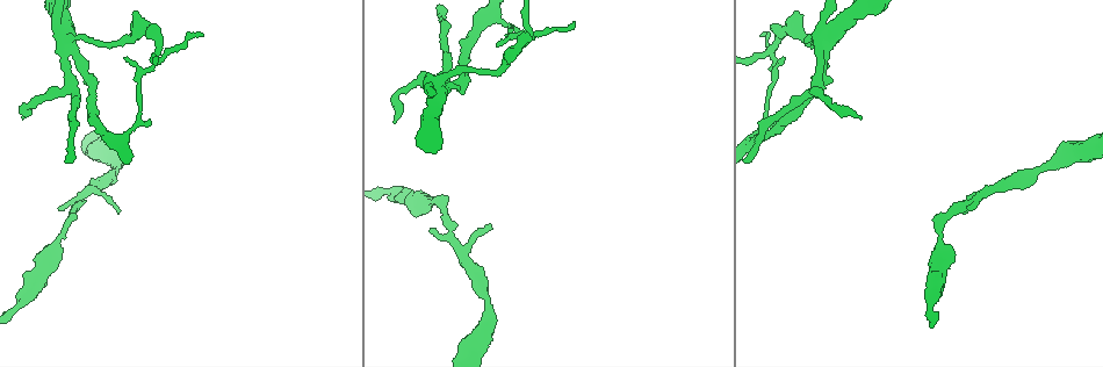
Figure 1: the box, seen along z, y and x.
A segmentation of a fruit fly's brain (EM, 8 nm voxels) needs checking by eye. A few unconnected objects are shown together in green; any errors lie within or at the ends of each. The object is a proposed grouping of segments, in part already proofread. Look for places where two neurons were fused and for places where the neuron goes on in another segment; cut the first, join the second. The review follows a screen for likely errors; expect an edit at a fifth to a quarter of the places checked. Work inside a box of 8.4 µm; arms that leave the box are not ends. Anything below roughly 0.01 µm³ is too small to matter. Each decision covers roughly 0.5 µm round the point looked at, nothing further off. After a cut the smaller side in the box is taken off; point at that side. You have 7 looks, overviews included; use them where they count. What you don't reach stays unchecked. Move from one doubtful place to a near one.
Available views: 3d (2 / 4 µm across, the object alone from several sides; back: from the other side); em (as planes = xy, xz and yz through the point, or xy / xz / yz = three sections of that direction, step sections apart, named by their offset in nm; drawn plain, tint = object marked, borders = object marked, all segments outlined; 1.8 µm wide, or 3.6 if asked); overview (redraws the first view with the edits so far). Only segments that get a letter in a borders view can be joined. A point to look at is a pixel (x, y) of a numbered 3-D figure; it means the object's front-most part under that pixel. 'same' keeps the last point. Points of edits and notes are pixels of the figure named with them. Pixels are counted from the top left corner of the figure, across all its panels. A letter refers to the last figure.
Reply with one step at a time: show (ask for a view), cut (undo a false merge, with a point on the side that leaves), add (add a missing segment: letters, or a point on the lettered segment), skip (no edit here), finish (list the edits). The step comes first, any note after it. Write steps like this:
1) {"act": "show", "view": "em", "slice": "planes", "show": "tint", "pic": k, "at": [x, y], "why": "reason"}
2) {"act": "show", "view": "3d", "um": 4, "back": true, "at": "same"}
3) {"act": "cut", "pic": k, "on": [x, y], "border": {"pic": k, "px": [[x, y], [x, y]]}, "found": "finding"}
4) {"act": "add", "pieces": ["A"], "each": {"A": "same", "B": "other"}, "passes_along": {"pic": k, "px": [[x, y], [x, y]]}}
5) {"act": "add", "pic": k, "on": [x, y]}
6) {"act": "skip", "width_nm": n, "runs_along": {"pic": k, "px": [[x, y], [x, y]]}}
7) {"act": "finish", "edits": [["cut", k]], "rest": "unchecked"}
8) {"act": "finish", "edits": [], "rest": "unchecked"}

{"act": "show", "view": "em", "slice": "planes", "show": "borders", "pic": 1, "at": [829, 44], "why": "arms run side by side"}

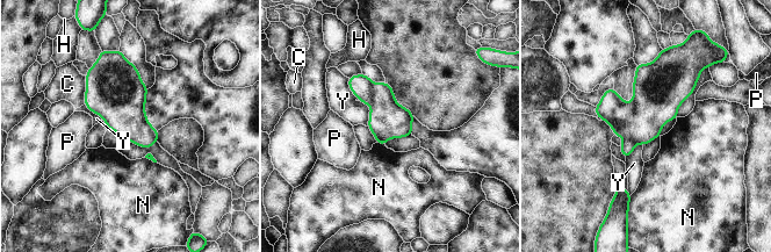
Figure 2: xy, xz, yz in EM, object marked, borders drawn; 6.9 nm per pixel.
{"act": "cut", "pic": 2, "on": [362, 87], "width_nm": 260, "longest_contact_nm": ["C", 200], "each": {"C": "other", "H": "other", "N": "other", "P": "other", "Y": "other"}, "found": "two neurons meet here"}

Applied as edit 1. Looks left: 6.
{"act": "show", "view": "overview"}

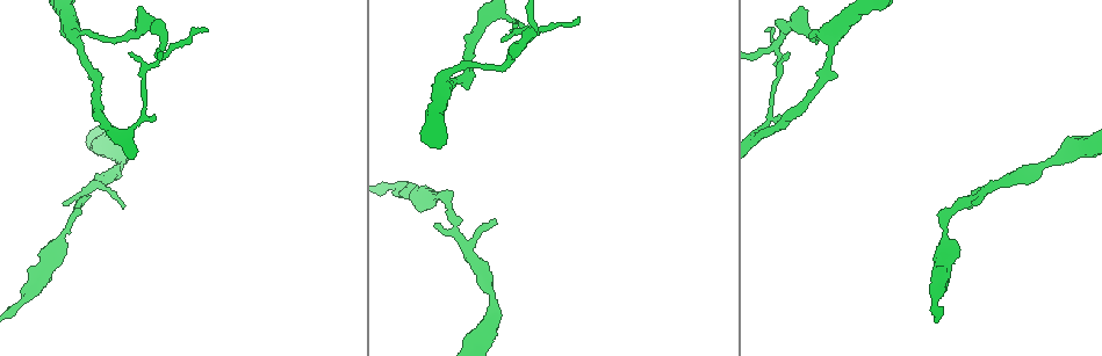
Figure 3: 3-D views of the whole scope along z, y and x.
{"act": "show", "view": "3d", "um": 4, "pic": 3, "at": [489, 15], "why": "abrupt turn"}

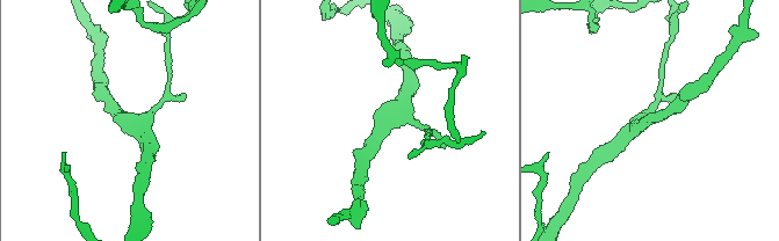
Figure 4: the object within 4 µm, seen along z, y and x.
{"act": "show", "view": "em", "slice": "planes", "show": "plain", "pic": 4, "at": [389, 122], "arms": 3}

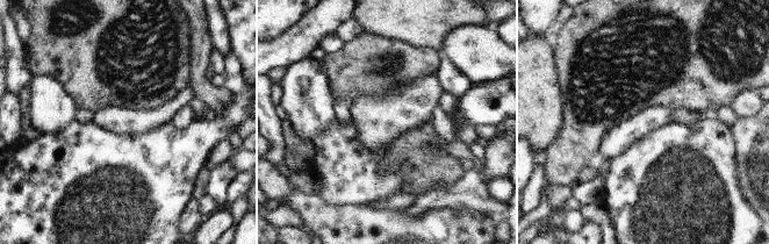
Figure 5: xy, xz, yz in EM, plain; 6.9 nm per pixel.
{"act": "show", "view": "em", "slice": "planes", "show": "borders", "at": "same"}

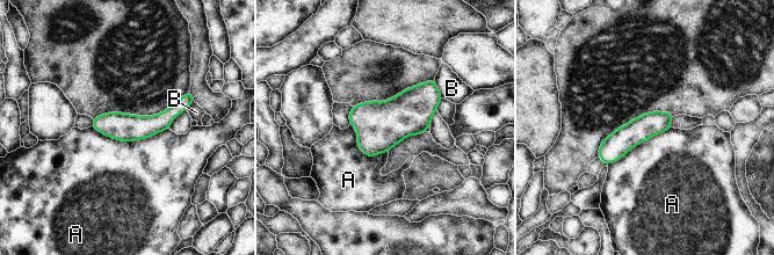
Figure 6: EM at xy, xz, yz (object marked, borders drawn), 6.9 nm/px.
{"act": "skip", "width_nm": 170, "each": {"A": "other", "B": "other"}, "runs_along": {"pic": 6, "px": [[188, 100], [156, 124], [95, 123]]}, "found": "continuous, no second neuron"}

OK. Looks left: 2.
{"act": "show", "view": "em", "slice": "planes", "show": "borders", "pic": 3, "at": [765, 30], "why": "an open end"}

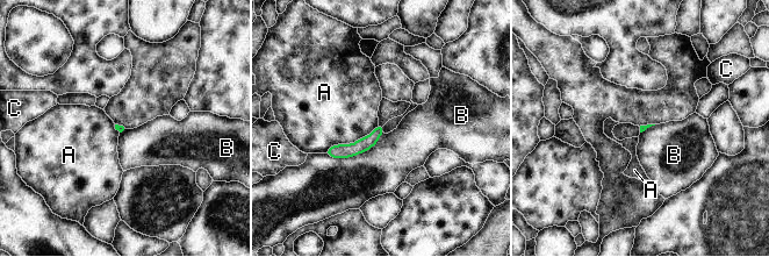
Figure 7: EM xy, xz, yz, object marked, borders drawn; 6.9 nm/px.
{"act": "skip", "each": {"A": "other", "B": "other", "C": "other"}, "found": "none of them fits"}

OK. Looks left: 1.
{"act": "finish", "edits": [["cut", 2]], "rest": "unchecked"}

